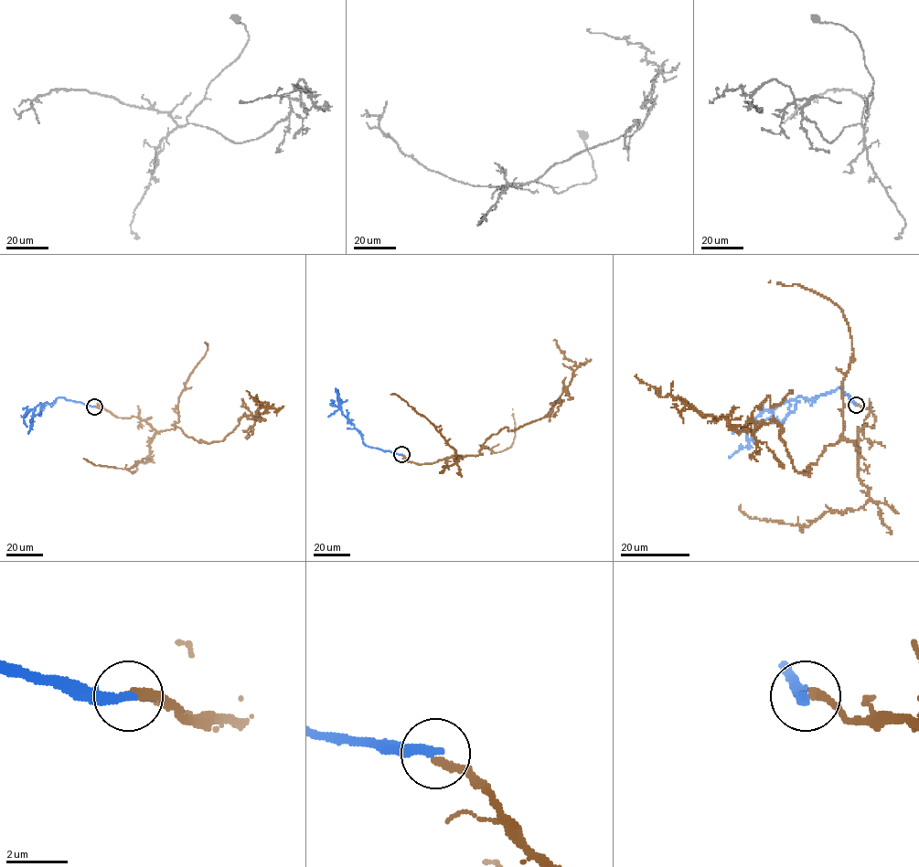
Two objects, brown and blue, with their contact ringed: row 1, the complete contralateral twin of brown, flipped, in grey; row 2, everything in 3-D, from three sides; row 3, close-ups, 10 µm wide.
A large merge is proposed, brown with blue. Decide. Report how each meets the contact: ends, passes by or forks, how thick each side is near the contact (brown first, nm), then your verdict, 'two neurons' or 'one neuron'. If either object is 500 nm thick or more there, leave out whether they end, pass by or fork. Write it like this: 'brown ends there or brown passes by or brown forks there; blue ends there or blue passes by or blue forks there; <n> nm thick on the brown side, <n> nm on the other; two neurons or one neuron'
brown ends there; blue ends there; 280 nm thick on the brown side, 320 nm on the other; two neurons

